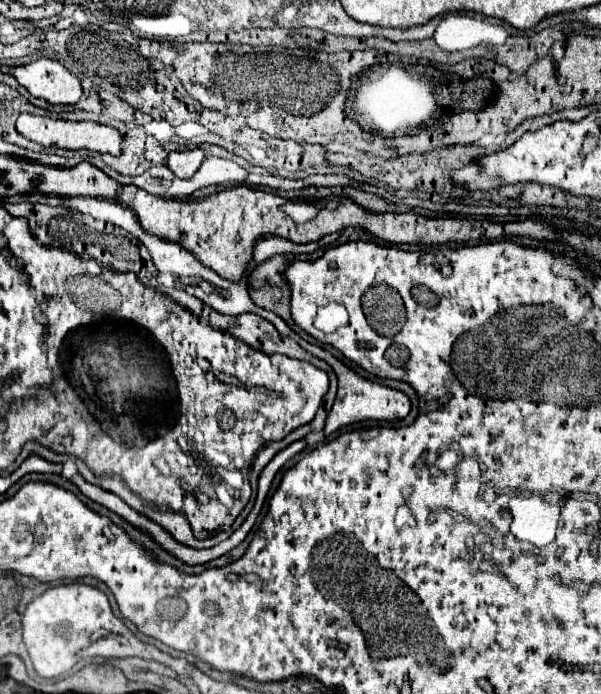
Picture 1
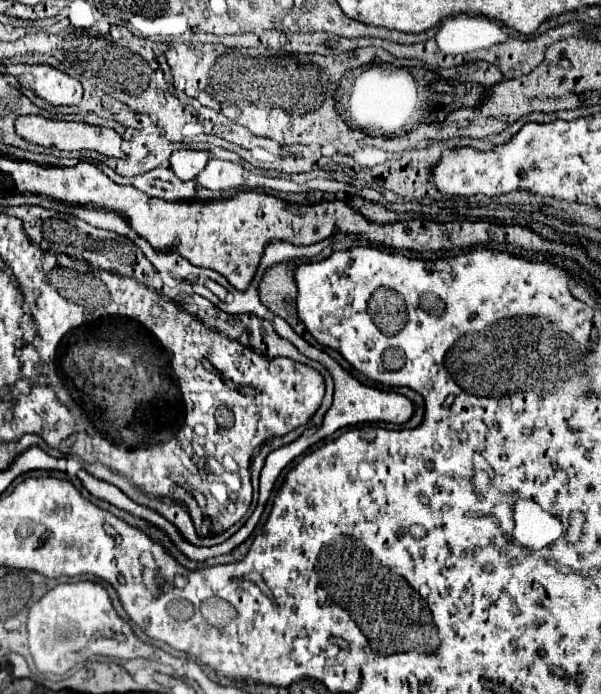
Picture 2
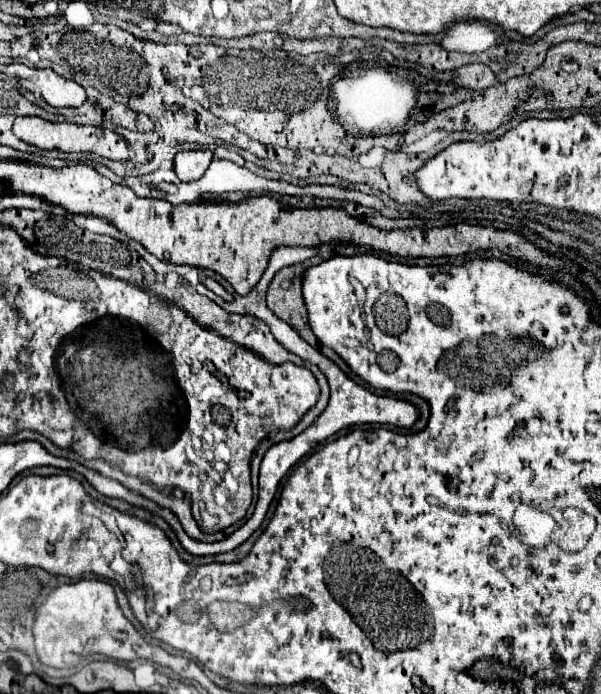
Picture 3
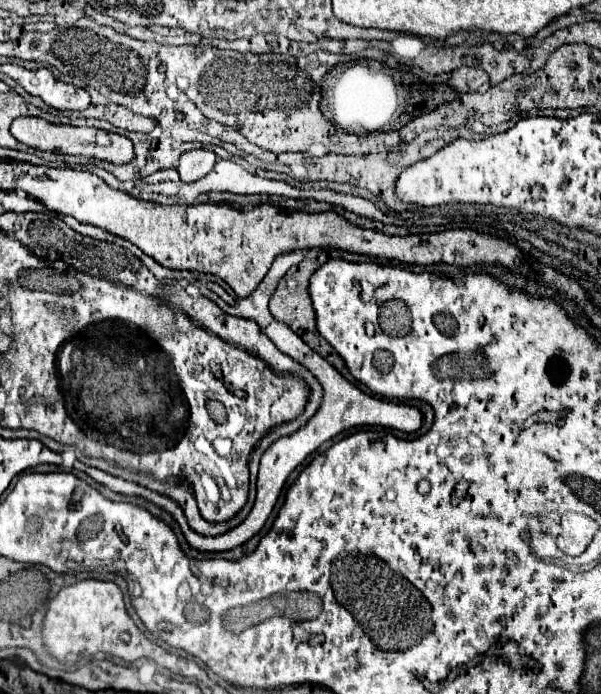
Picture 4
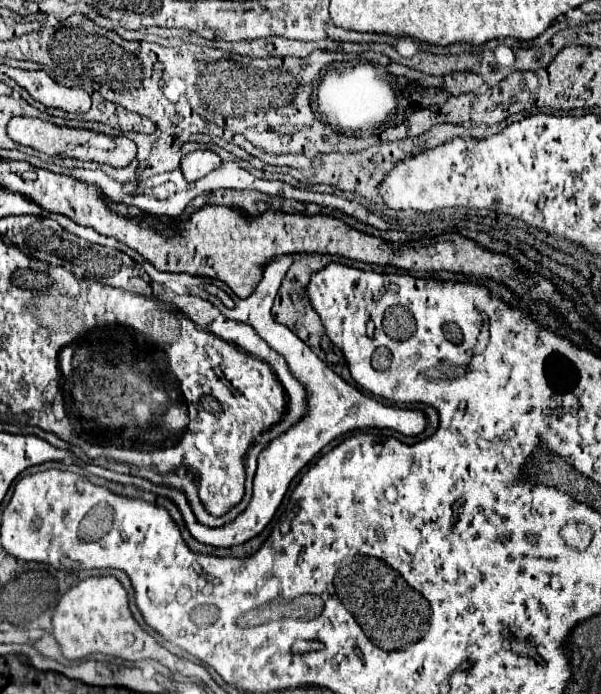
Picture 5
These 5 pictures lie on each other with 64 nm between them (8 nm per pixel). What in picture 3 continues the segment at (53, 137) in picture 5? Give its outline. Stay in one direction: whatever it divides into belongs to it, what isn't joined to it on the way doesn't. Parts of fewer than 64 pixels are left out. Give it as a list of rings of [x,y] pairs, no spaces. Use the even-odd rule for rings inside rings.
[[[24,116],[16,118],[14,122],[14,134],[38,148],[44,150],[60,150],[60,152],[94,152],[98,156],[110,158],[110,160],[126,160],[128,158],[128,144],[126,140],[116,134],[114,130],[106,128],[96,128],[96,126],[78,126],[78,124],[68,124],[68,122],[48,122],[36,116]]]

